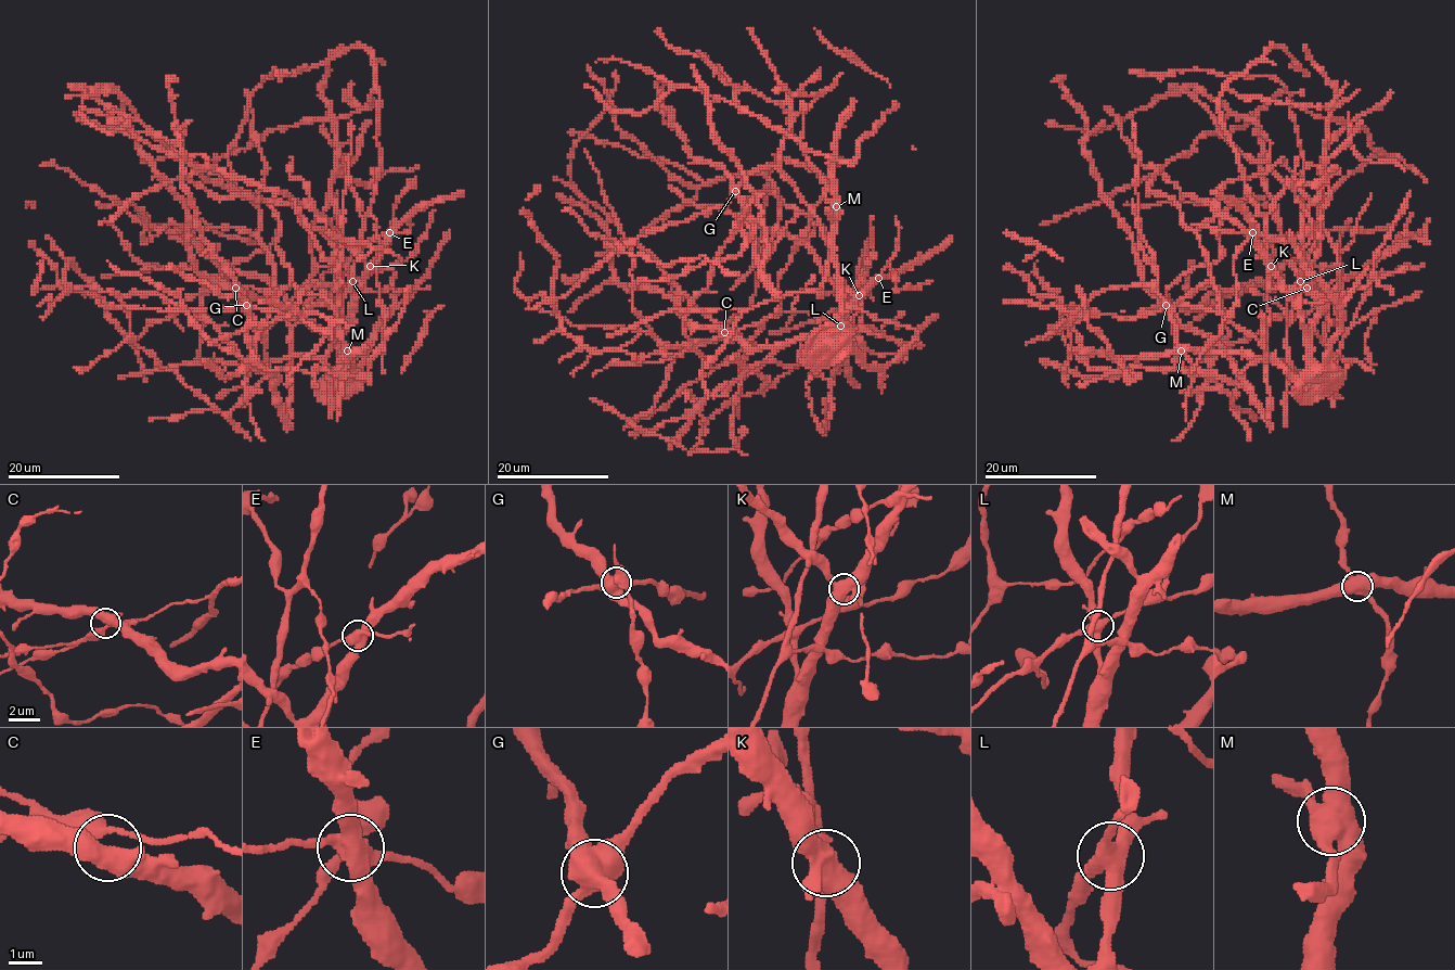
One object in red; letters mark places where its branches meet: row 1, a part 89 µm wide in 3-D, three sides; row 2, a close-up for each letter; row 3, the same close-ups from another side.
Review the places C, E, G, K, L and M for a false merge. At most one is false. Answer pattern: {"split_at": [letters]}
{"split_at": []}

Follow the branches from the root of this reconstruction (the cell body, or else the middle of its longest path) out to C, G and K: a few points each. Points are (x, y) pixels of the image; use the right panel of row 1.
C: (1307, 364), (1307, 343), (1323, 305), (1323, 301), (1307, 288)
G: (1307, 364), (1301, 309), (1282, 288), (1267, 292), (1263, 342), (1200, 308), (1171, 305), (1142, 316), (1166, 305)
K: (1307, 364), (1307, 330), (1300, 305), (1271, 266)

